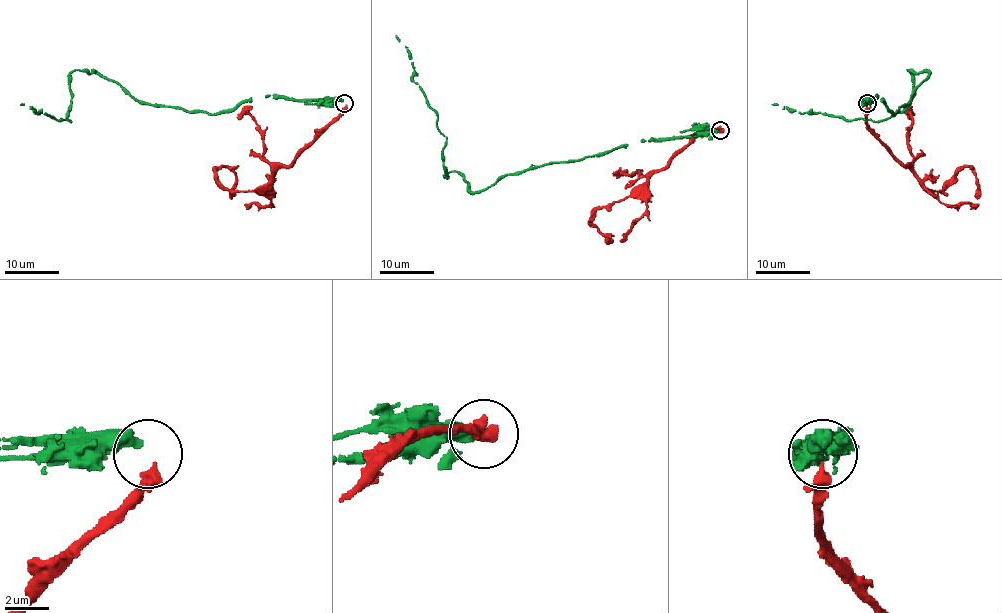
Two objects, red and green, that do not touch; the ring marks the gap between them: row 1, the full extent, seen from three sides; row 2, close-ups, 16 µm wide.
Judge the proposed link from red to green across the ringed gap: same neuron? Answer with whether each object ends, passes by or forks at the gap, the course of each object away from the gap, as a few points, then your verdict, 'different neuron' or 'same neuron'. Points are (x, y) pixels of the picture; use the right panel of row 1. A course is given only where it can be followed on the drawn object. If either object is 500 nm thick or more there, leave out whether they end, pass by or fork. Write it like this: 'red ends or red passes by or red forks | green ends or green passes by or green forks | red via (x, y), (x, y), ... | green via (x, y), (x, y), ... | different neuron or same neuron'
red ends | green ends | red via (867, 105), (866, 126), (870, 132), (927, 188), (942, 190), (956, 173), (969, 166), (976, 175), (977, 199) | green via (867, 101), (877, 96), (897, 112), (928, 74), (908, 70), (912, 100), (878, 121), (800, 113), (772, 104) | different neuron

